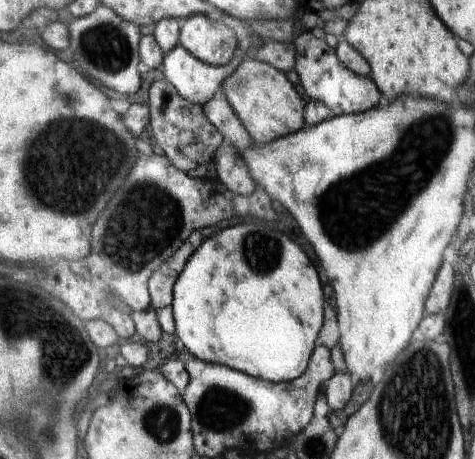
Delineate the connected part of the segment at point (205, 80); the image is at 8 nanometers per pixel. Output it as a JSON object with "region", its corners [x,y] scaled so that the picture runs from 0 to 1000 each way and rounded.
{"region":[[[371,98],[354,118],[345,120],[337,159],[362,187],[368,198],[408,227],[425,229],[438,222],[463,196],[465,183],[495,155],[495,148],[514,131],[518,113],[501,109],[488,135],[472,144],[451,144],[417,131],[400,118],[383,98]]]}

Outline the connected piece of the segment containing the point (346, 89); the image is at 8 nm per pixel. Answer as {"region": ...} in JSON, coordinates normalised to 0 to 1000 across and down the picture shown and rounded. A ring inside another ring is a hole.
{"region":[[[646,65],[627,74],[619,87],[619,96],[623,107],[621,153],[636,187],[640,190],[642,205],[657,220],[672,218],[676,224],[682,224],[695,237],[701,255],[716,253],[718,248],[758,248],[758,244],[771,244],[771,240],[796,233],[806,224],[802,200],[785,172],[752,163],[739,153],[733,153],[733,148],[712,131],[705,109],[695,102],[682,85],[661,81],[653,65]]]}

